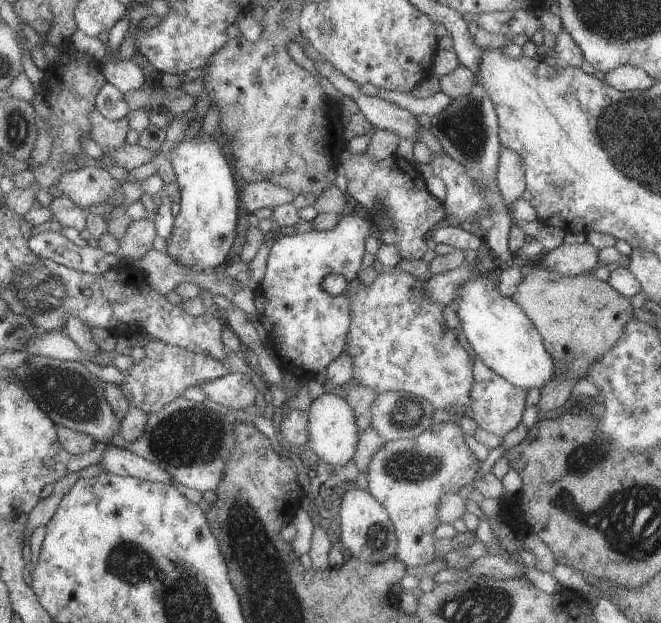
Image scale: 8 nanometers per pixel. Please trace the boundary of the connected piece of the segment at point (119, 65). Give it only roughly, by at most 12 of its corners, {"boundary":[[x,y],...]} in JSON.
{"boundary":[[130,59],[105,62],[107,84],[122,93],[146,84]]}

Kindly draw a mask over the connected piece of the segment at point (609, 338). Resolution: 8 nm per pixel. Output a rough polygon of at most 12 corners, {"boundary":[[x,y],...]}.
{"boundary":[[533,268],[510,297],[555,364],[538,408],[564,406],[635,318],[594,273]]}

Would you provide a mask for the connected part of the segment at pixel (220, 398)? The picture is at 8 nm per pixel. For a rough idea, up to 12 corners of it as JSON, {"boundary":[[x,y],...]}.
{"boundary":[[230,372],[199,386],[209,400],[242,410],[259,392],[250,376]]}

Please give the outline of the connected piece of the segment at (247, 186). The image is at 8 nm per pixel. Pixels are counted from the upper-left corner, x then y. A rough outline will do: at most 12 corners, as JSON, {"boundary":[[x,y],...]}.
{"boundary":[[268,181],[245,182],[249,213],[294,202],[296,195]]}

